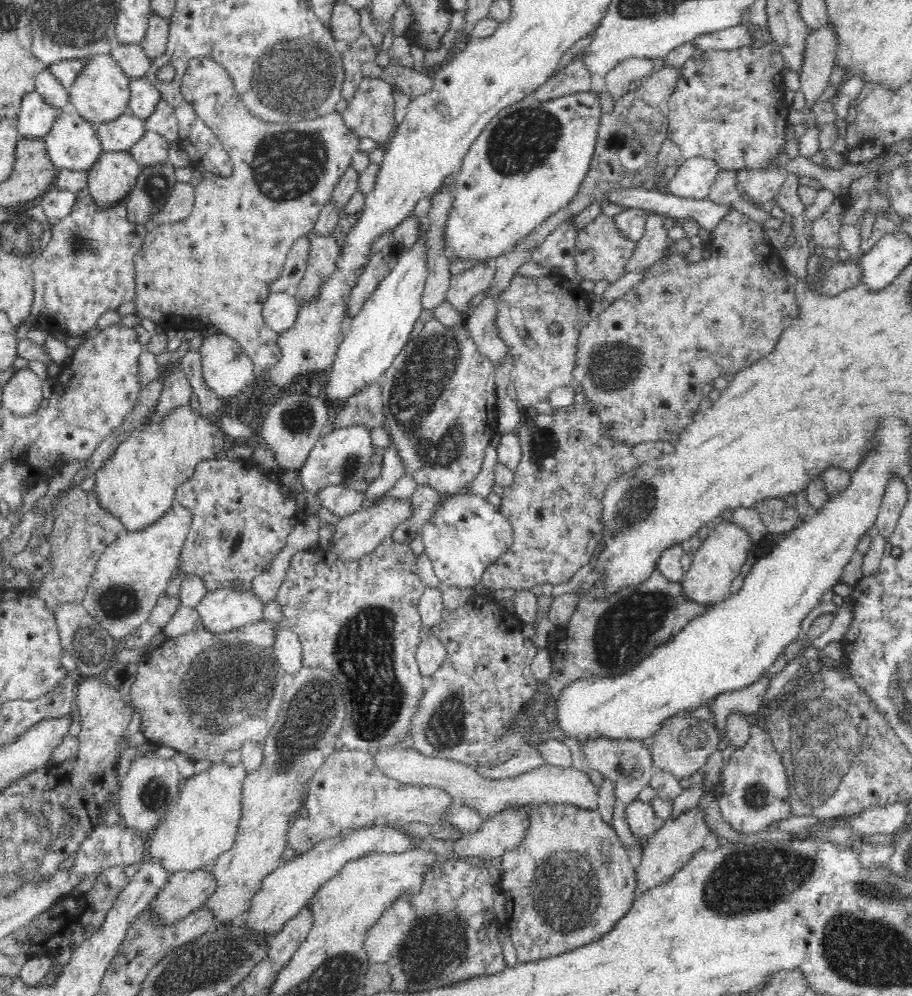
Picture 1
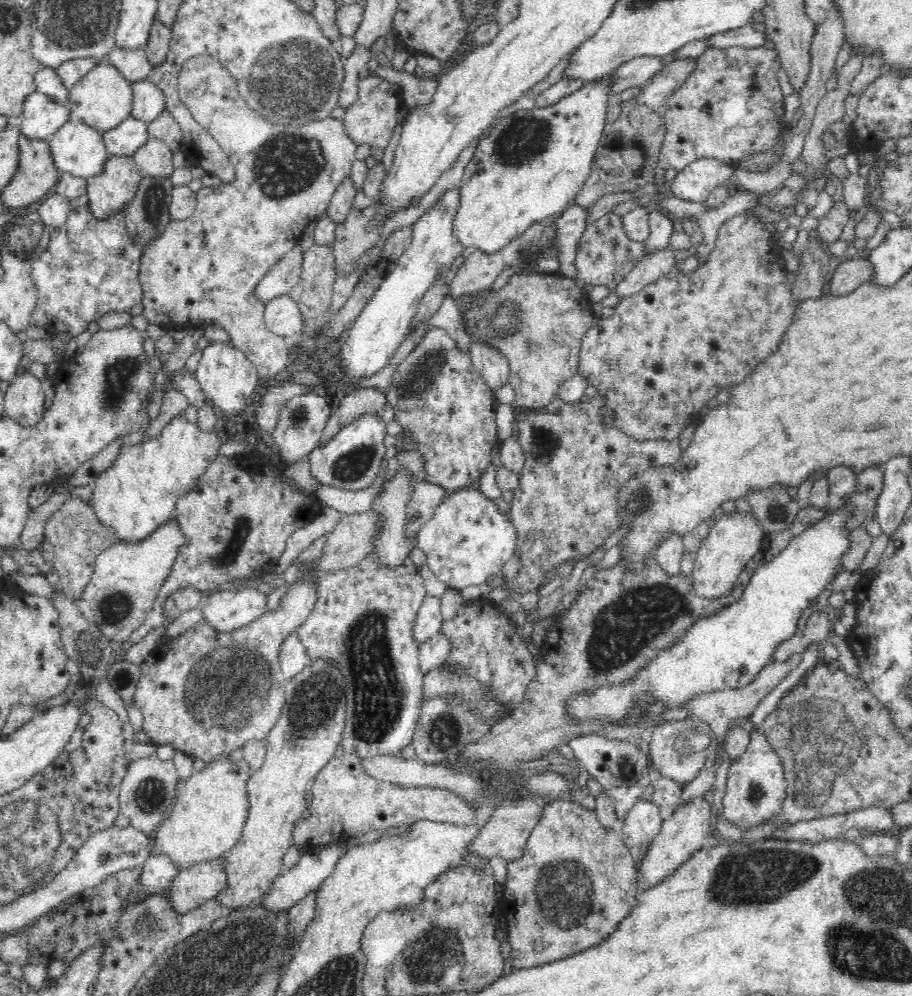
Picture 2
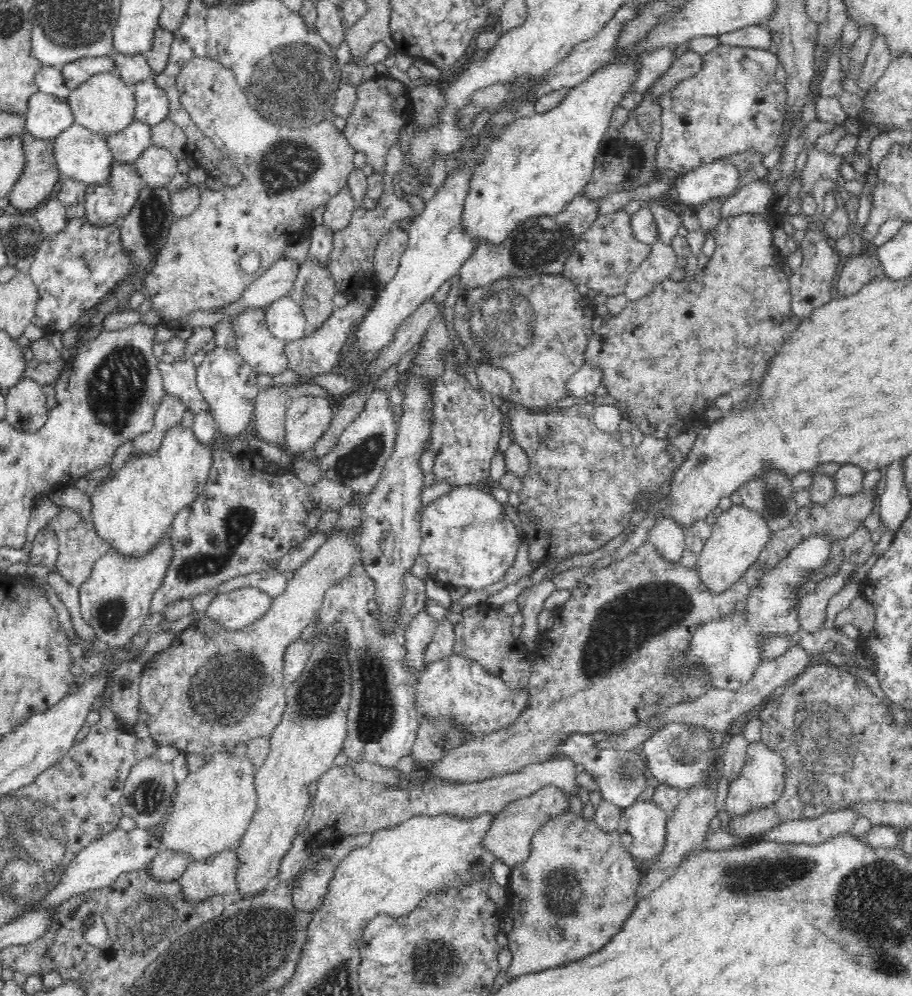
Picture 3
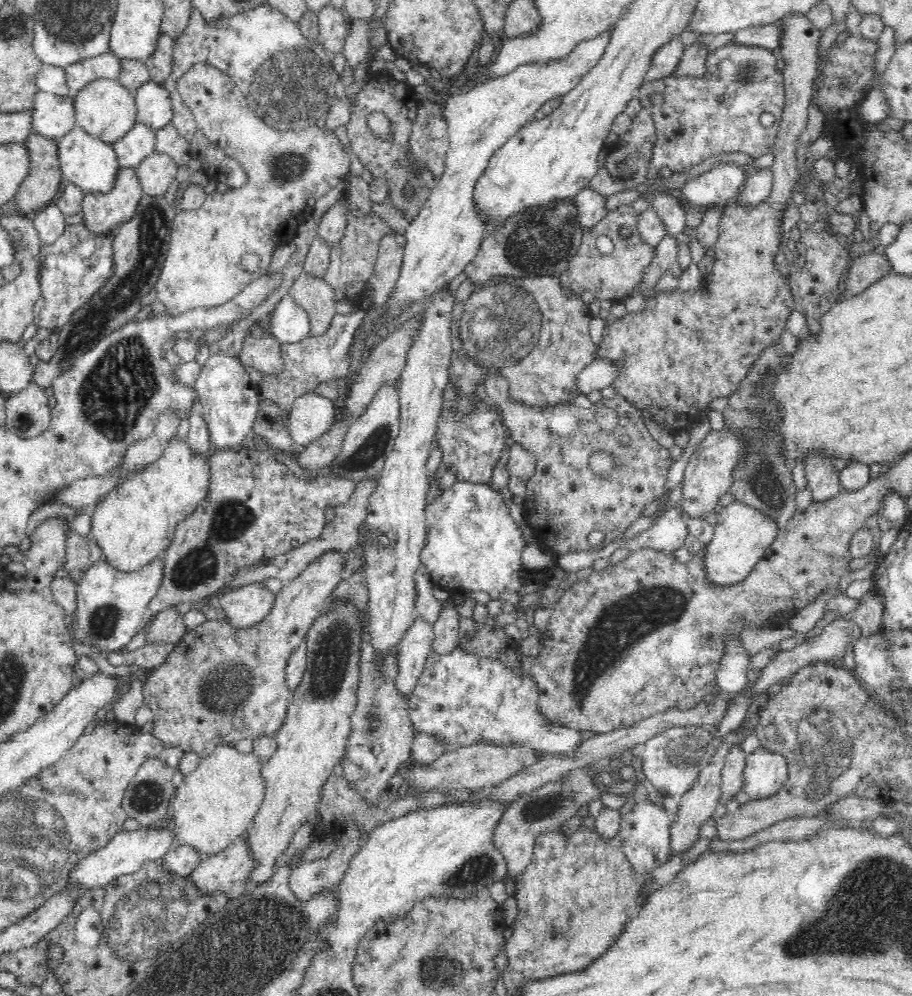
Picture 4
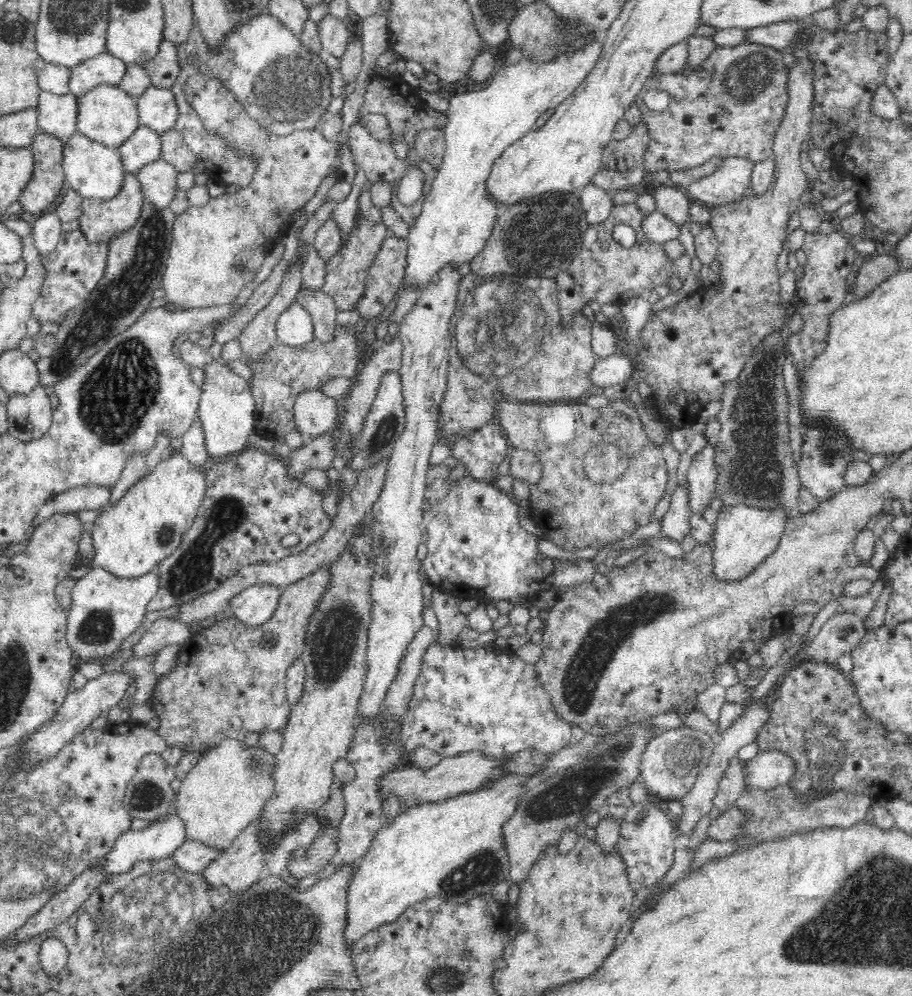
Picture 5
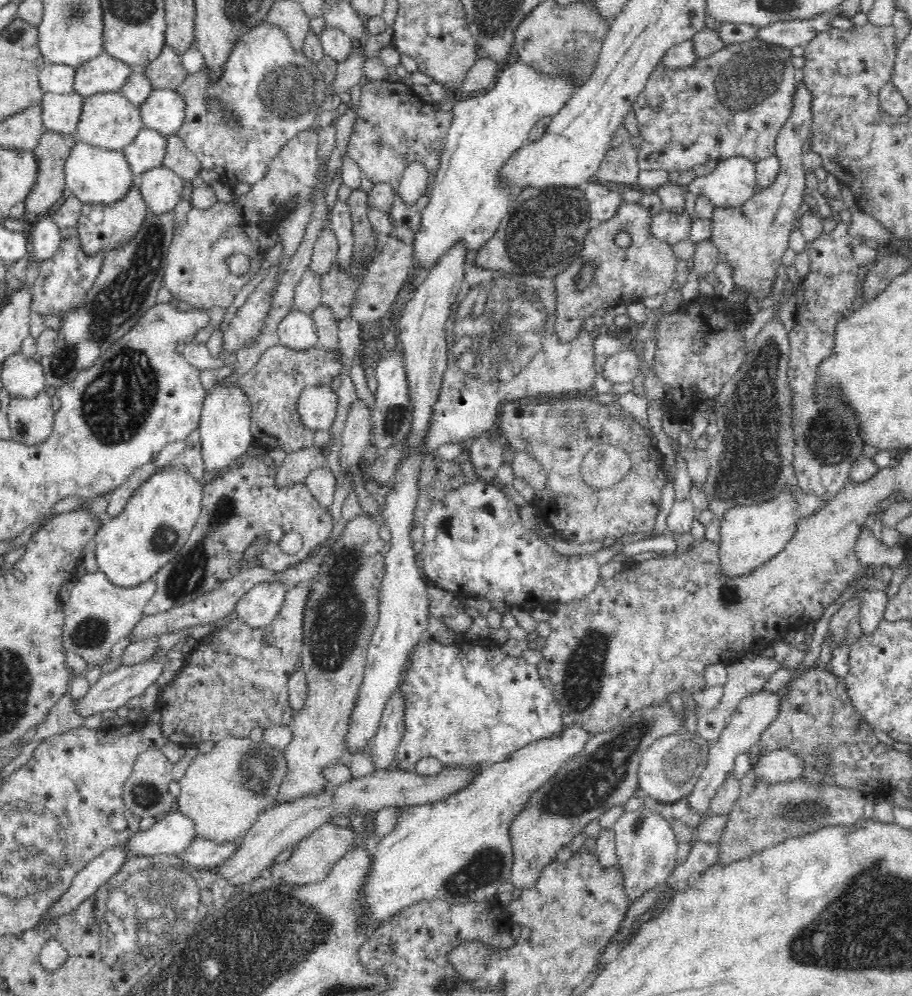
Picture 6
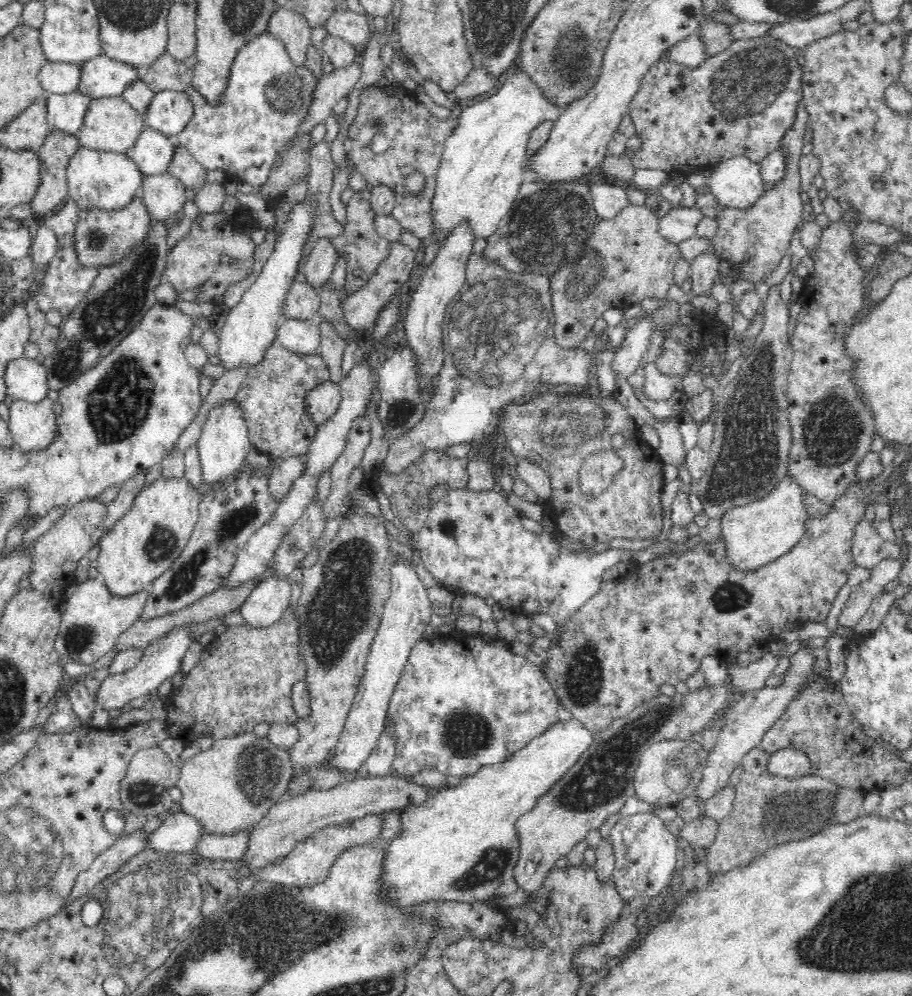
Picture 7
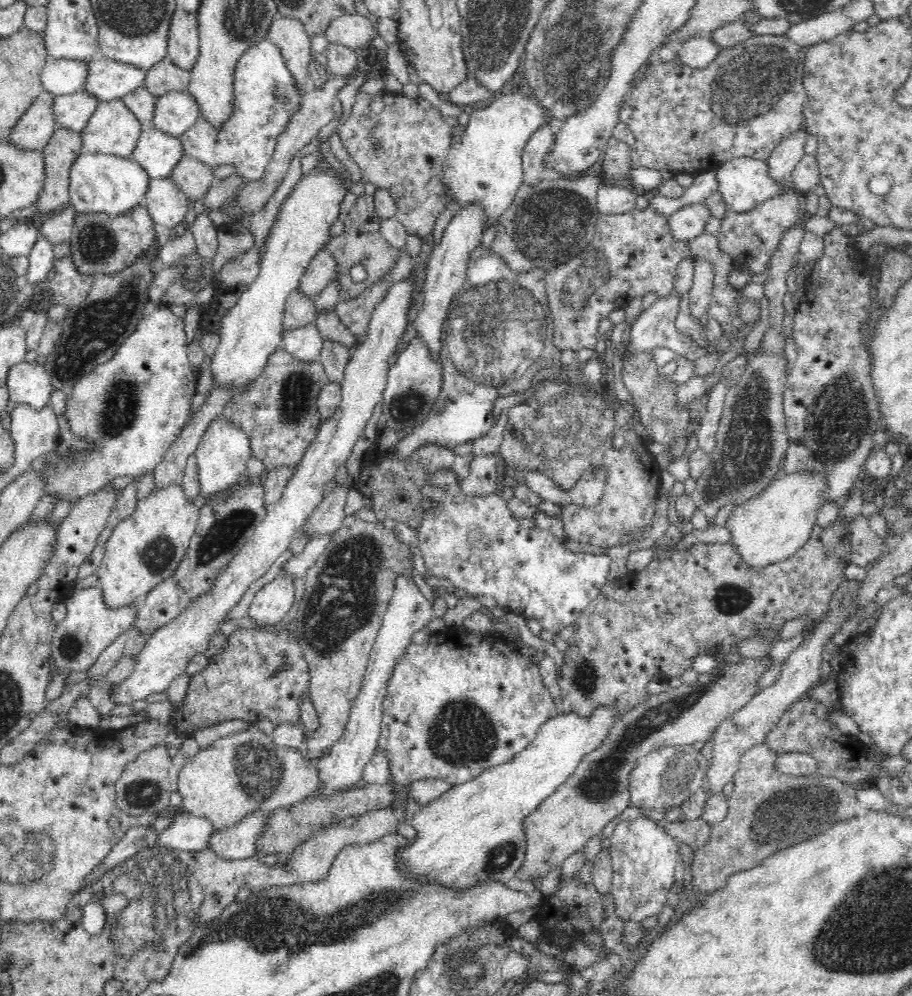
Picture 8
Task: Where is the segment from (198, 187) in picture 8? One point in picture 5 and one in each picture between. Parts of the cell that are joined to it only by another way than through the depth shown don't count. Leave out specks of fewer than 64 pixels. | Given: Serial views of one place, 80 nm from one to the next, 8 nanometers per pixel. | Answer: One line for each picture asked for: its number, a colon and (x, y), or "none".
5: (174, 149)
6: (178, 157)
7: (183, 165)

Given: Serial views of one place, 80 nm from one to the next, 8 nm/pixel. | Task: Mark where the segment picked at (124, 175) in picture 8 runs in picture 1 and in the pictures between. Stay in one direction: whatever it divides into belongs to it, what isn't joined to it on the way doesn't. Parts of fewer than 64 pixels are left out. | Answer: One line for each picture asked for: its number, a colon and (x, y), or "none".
1: (72, 142)
2: (76, 148)
3: (81, 154)
4: (85, 160)
5: (95, 171)
6: (95, 175)
7: (96, 179)

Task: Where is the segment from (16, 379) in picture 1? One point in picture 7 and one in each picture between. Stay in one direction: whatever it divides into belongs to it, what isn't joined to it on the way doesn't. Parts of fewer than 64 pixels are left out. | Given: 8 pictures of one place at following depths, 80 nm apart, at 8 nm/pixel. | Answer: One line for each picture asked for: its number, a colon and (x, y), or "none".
2: (23, 399)
3: (25, 403)
4: (27, 413)
5: (29, 416)
6: (31, 419)
7: (32, 424)

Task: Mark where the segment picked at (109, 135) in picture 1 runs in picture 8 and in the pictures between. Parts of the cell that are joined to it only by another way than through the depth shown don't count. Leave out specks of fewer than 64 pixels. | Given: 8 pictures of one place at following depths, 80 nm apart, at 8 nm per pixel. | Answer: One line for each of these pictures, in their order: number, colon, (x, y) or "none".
2: (128, 135)
3: (126, 146)
4: (139, 141)
5: (143, 146)
6: (147, 150)
7: (151, 153)
8: (156, 152)

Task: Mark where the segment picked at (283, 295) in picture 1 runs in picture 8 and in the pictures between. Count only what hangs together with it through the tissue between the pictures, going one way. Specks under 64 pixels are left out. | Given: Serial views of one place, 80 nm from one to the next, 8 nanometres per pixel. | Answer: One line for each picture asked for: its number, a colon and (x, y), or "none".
2: (282, 315)
3: (284, 318)
4: (289, 323)
5: (294, 326)
6: (296, 330)
7: (301, 336)
8: (304, 342)

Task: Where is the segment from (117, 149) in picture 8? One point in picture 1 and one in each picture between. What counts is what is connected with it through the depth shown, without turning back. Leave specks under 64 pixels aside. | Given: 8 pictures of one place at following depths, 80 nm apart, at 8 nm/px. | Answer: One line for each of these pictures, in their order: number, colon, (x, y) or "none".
1: (100, 92)
2: (102, 98)
3: (104, 103)
4: (104, 108)
5: (107, 114)
6: (108, 119)
7: (112, 125)

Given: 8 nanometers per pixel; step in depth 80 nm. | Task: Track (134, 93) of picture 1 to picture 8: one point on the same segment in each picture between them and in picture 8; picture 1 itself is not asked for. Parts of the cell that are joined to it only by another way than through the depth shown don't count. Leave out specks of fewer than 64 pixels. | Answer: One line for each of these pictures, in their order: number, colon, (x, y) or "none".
2: (148, 101)
3: (151, 107)
4: (154, 109)
5: (157, 109)
6: (162, 110)
7: (169, 111)
8: (174, 113)

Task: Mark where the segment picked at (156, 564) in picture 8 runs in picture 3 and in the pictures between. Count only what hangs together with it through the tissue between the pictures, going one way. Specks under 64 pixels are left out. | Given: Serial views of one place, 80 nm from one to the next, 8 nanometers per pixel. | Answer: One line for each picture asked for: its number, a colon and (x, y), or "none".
3: (132, 509)
4: (134, 522)
5: (132, 535)
6: (155, 522)
7: (147, 540)

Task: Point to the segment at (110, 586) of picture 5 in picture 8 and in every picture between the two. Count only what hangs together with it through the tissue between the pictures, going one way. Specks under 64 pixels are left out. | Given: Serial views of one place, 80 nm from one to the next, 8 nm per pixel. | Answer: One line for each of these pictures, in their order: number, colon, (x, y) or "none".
6: (98, 613)
7: (94, 619)
8: (90, 626)

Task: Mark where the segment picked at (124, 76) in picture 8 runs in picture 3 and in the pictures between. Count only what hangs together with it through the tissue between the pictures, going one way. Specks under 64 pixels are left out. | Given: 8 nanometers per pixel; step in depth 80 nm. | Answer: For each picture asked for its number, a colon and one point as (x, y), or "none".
3: (74, 73)
4: (106, 65)
5: (105, 68)
6: (103, 73)
7: (101, 76)

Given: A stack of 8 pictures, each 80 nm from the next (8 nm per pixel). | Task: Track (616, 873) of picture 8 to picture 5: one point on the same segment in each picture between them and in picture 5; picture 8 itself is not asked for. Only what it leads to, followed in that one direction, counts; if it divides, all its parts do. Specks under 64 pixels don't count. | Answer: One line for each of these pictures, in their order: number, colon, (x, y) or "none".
5: (646, 842)
6: (646, 845)
7: (645, 847)

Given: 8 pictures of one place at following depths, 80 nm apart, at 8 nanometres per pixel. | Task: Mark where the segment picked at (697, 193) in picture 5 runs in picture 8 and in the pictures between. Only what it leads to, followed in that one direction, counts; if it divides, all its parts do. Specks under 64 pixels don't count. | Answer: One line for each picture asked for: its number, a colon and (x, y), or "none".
6: (733, 180)
7: (736, 183)
8: (743, 183)

